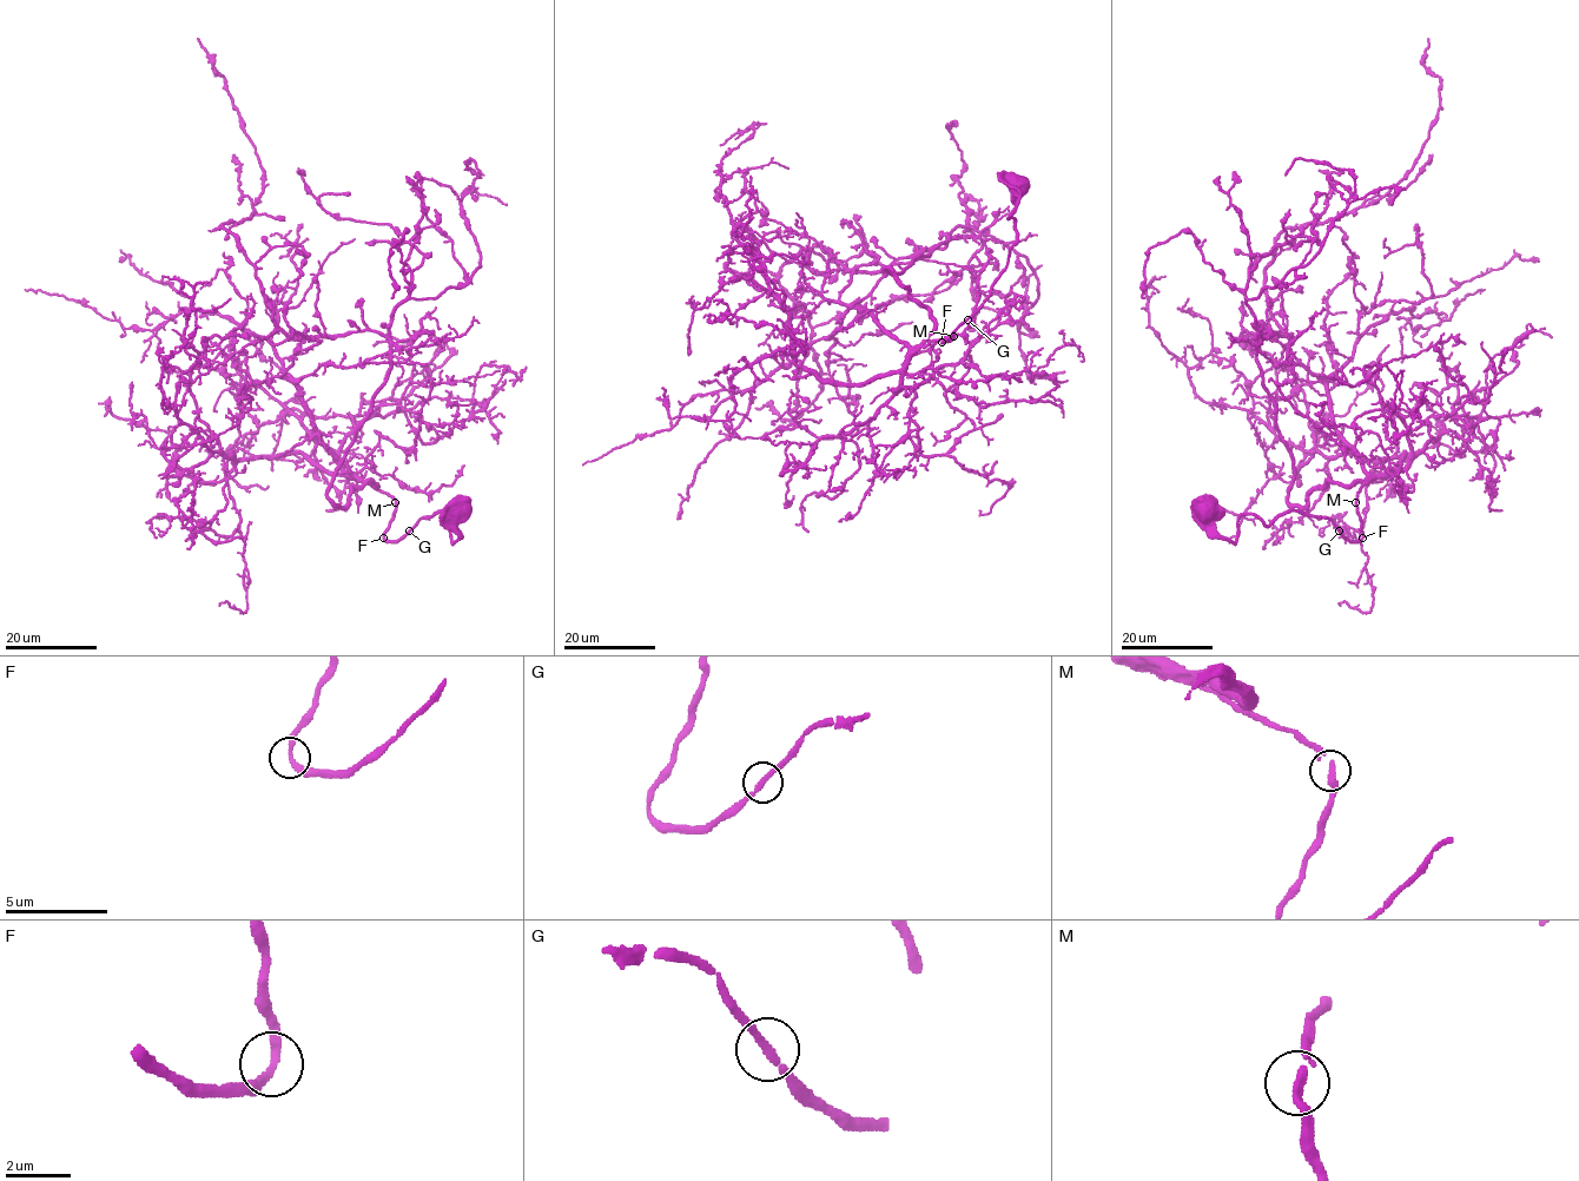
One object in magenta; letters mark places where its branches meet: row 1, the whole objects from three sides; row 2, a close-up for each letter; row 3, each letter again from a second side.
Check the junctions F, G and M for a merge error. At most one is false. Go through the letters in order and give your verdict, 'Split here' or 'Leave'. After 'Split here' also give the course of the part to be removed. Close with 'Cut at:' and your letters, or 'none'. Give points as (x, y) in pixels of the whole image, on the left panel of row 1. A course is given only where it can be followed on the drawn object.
F: Leave
G: Leave
M: Leave
Cut at: none

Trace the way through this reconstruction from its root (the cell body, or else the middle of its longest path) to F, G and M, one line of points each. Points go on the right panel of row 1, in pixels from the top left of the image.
F: (1202, 513), (1234, 542), (1240, 515), (1255, 514), (1269, 525), (1290, 510), (1328, 516), (1347, 539), (1362, 538)
G: (1202, 513), (1234, 542), (1242, 514), (1269, 525), (1300, 510), (1328, 516), (1339, 530)
M: (1202, 513), (1234, 542), (1240, 515), (1269, 525), (1290, 510), (1328, 516), (1359, 541), (1355, 502)

